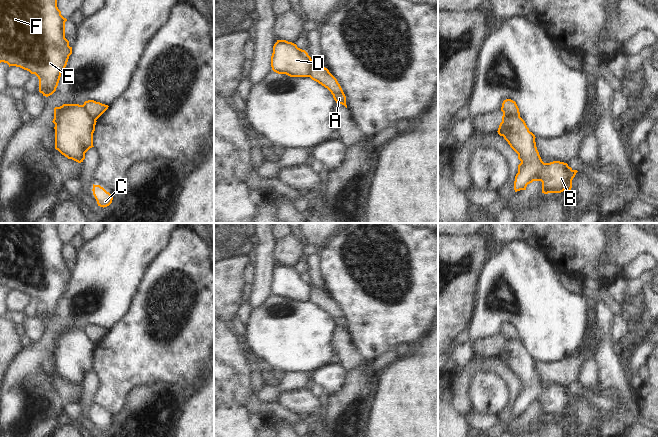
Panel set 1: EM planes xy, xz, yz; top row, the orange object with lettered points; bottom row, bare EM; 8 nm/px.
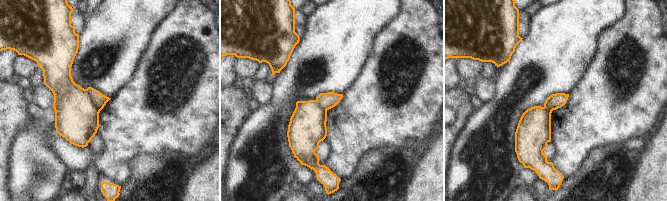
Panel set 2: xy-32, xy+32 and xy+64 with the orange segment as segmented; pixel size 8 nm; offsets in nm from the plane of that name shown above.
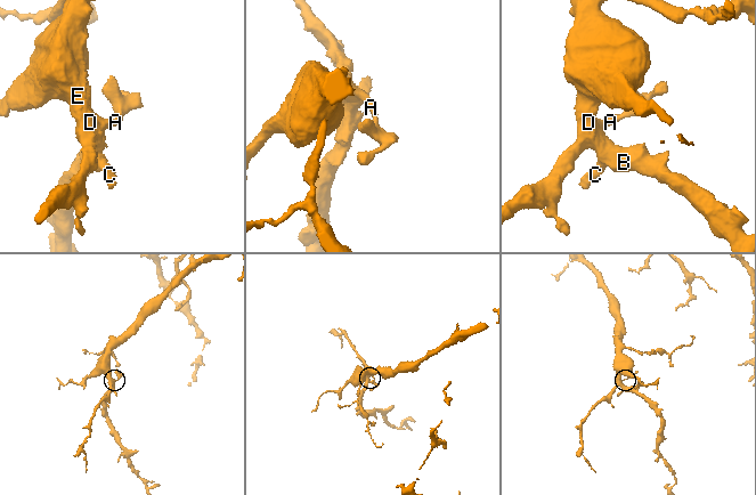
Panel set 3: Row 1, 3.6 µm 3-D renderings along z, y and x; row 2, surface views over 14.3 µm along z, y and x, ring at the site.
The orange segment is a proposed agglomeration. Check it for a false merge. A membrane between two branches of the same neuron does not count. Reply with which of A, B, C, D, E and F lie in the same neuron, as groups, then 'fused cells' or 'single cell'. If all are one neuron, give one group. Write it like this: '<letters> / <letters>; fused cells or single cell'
A / B C D E F; fused cells

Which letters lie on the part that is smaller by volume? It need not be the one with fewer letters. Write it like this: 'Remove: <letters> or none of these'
Remove: A

